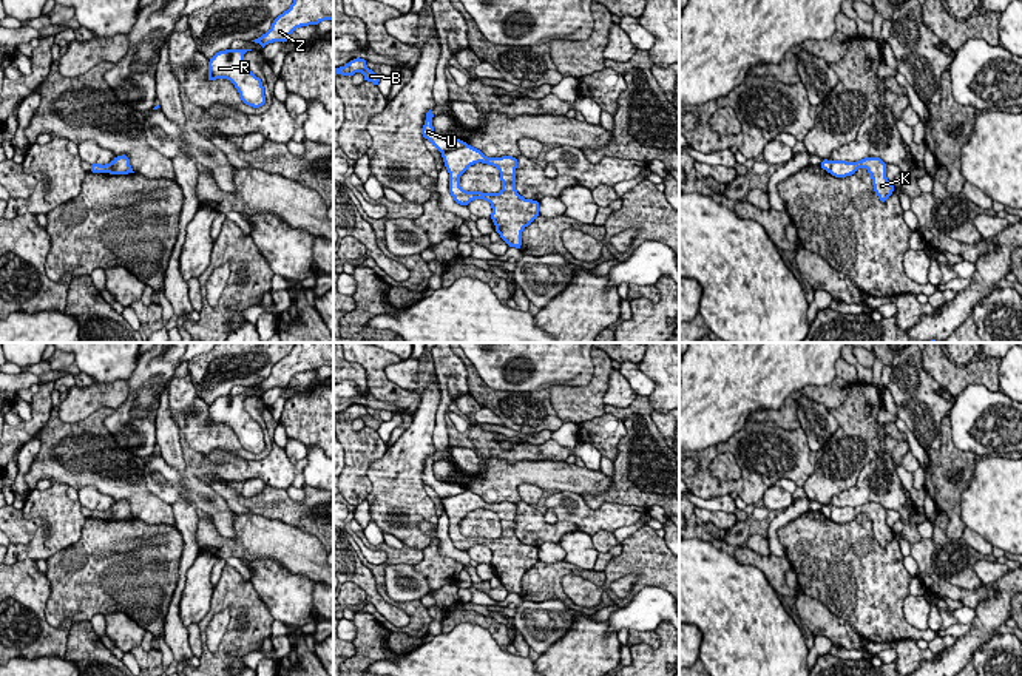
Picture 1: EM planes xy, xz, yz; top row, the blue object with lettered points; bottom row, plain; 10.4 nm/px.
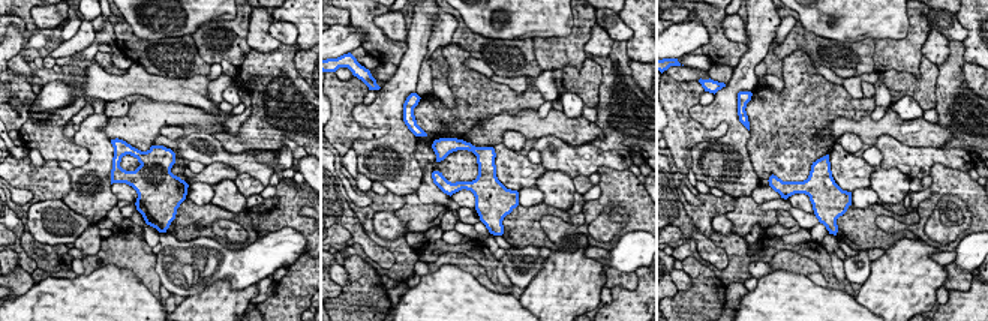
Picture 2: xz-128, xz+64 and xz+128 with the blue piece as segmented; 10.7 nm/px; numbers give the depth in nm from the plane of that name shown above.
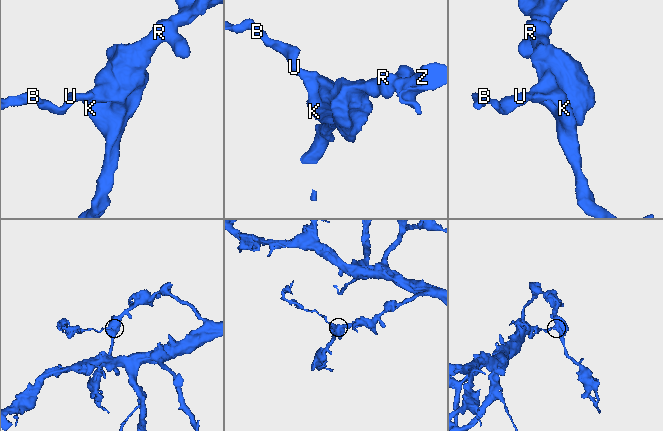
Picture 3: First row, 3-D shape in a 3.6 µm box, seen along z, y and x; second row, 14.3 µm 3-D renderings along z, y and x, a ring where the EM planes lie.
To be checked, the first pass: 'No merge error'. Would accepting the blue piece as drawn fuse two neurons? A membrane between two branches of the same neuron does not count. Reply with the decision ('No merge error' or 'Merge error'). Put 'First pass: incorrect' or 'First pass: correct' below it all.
Merge error
First pass: incorrect

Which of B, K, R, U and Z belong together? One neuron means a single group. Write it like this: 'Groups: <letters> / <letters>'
Groups: B U / K R Z

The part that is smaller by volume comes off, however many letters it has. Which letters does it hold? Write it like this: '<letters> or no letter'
B, U

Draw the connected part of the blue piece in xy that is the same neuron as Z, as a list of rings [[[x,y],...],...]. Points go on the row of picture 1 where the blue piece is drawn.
[[[293,0],[290,8],[273,20],[270,29],[252,42],[262,48],[273,42],[284,43],[296,28],[324,20],[333,20],[333,0]]]

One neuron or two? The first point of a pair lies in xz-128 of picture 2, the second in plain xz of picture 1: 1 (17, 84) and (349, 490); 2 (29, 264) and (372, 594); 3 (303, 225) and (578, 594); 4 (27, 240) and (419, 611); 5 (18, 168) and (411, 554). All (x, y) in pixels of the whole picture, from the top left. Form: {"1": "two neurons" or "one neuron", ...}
{"1": "one neuron", "2": "one neuron", "3": "one neuron", "4": "one neuron", "5": "one neuron"}

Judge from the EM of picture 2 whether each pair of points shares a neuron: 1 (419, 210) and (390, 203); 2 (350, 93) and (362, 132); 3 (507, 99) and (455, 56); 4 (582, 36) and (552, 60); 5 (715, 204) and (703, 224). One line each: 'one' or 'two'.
1: two
2: one
3: one
4: one
5: one

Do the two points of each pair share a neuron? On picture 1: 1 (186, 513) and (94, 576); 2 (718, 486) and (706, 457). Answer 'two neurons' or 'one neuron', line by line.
1: one neuron
2: one neuron

